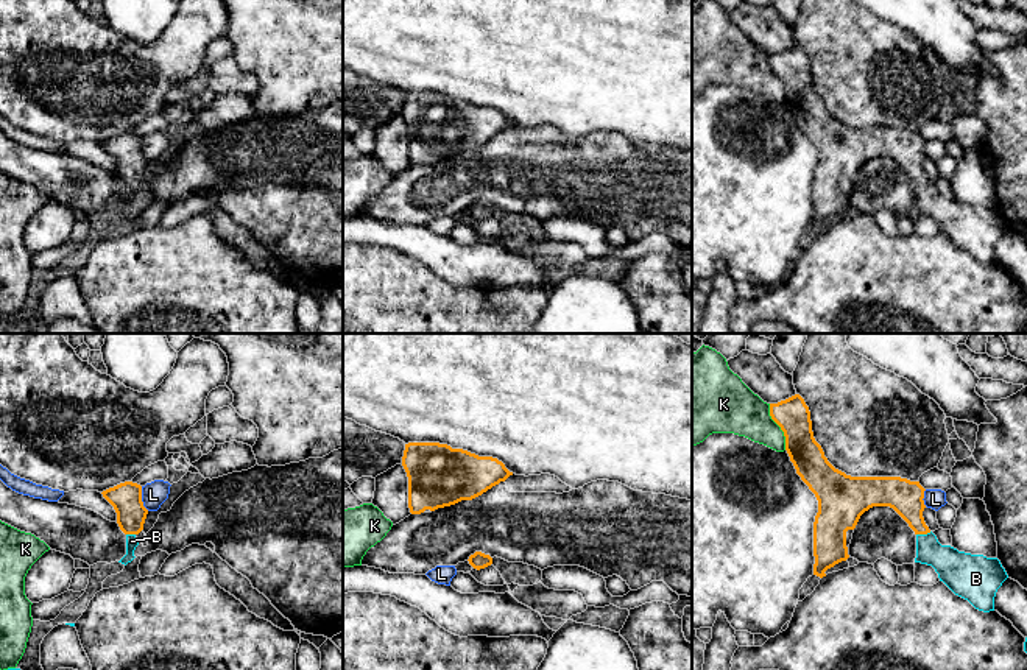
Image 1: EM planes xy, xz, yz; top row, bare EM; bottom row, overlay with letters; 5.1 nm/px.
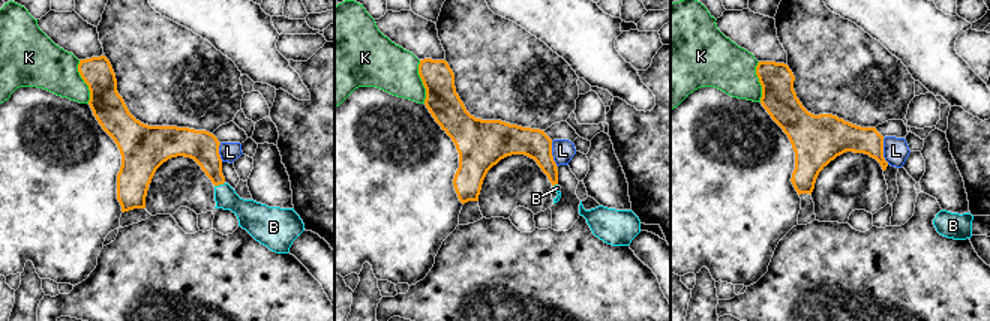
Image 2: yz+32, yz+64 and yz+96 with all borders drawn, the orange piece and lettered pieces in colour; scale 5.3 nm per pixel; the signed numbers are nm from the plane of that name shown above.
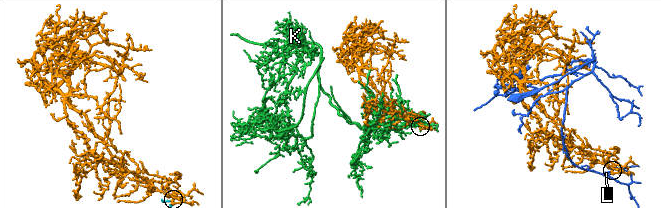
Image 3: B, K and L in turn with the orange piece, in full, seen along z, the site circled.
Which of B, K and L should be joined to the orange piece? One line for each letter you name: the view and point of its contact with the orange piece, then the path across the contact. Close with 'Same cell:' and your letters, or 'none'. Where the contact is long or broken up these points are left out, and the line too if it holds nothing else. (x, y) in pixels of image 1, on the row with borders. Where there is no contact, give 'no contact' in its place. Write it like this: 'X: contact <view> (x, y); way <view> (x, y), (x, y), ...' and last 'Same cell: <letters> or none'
B: contact yz (923, 533); way yz (906, 497), (923, 533), (956, 569)
Same cell: B

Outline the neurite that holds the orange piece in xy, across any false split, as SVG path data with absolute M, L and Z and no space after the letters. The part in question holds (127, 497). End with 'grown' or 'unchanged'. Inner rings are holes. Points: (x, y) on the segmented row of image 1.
M125 481L101 494L114 506L117 524L126 534L126 555L118 561L126 566L136 558L134 550L139 545L136 536L143 530L148 514L148 510L142 502L142 486L132 481Z; grown

